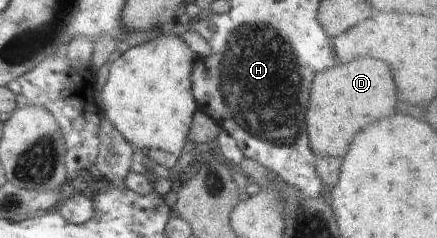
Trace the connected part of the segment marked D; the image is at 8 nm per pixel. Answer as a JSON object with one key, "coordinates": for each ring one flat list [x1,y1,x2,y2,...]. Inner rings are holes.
{"coordinates":[[354,59,354,63,340,63,328,71,314,75,310,85,307,134,311,150,328,157,344,157,356,133,380,117,396,113,396,83,388,63,378,59],[342,109,342,113,338,113],[356,113,356,115,354,115],[362,127,362,129,360,129]]}

